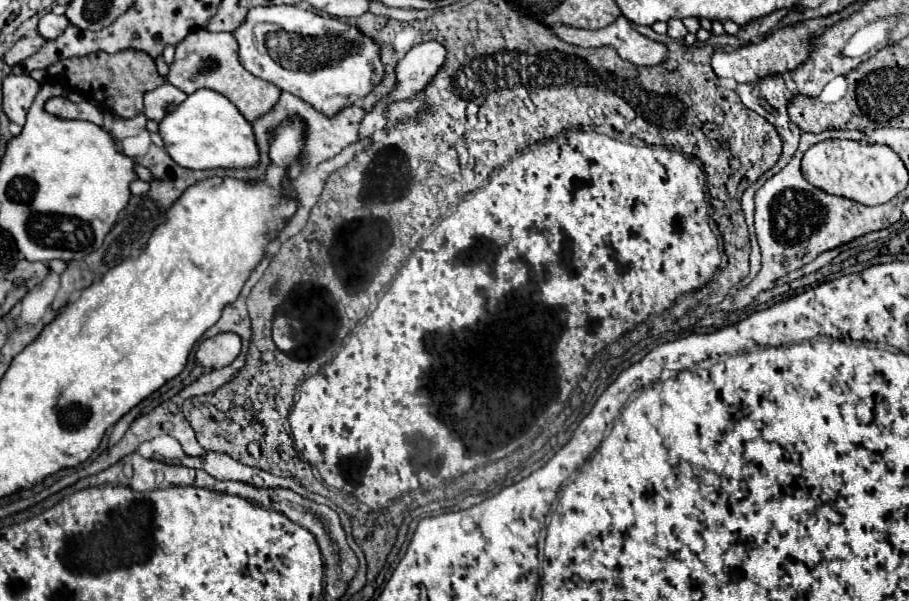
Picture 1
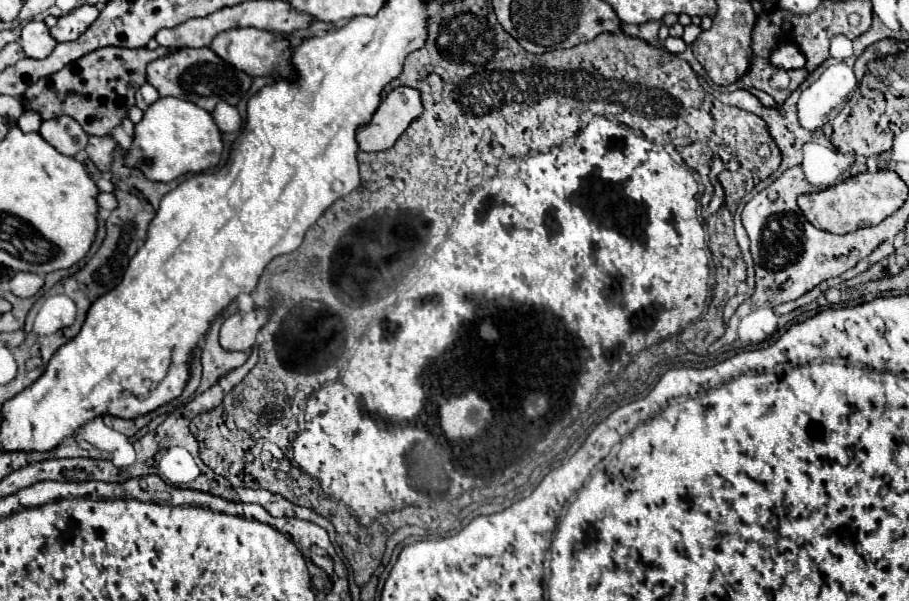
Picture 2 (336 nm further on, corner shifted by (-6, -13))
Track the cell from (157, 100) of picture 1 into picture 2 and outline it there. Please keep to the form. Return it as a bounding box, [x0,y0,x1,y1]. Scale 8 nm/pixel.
[135,83,159,109]

